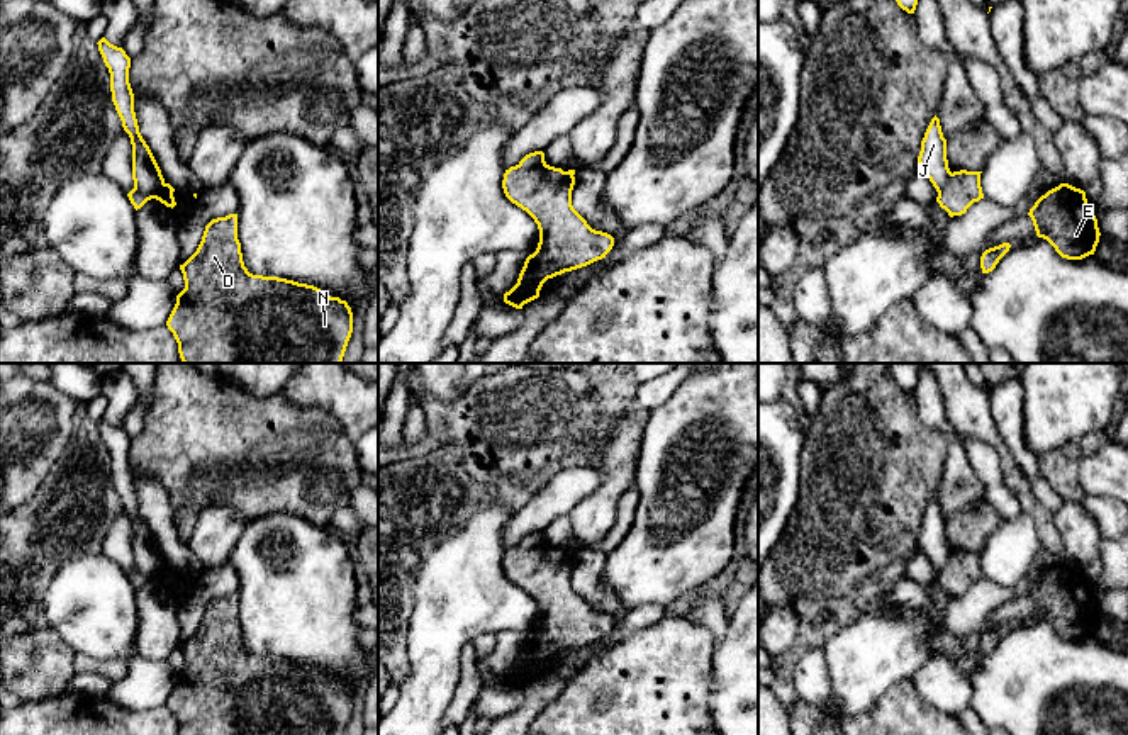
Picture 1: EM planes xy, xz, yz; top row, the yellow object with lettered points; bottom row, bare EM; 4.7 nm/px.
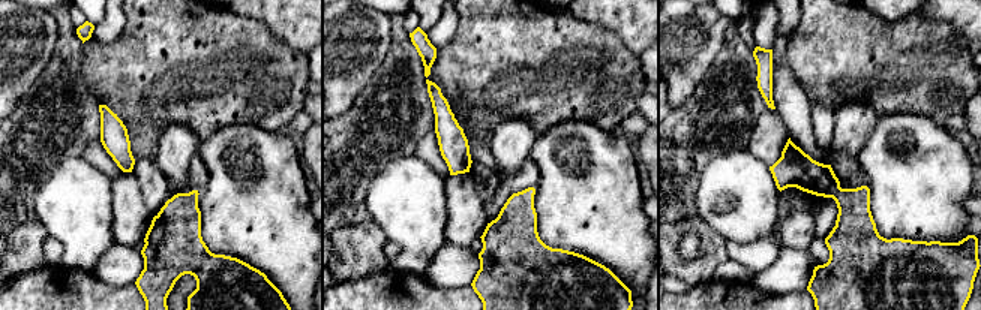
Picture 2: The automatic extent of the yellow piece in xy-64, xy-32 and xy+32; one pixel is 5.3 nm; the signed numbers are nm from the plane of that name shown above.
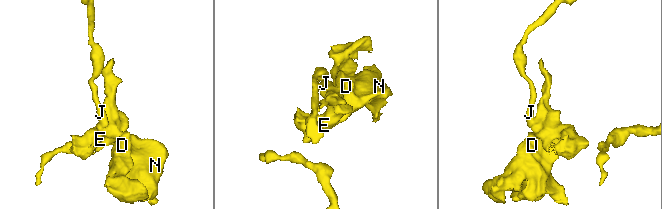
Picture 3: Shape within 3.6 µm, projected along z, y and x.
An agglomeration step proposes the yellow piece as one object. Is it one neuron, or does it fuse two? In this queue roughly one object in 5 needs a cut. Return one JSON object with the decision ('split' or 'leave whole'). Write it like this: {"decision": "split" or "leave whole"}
{"decision": "split"}

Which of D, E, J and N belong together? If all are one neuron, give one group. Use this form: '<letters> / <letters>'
D E N / J

